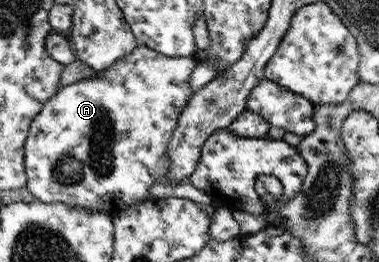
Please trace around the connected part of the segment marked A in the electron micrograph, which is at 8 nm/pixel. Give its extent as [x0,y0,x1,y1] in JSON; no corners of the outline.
[25,43,196,215]

